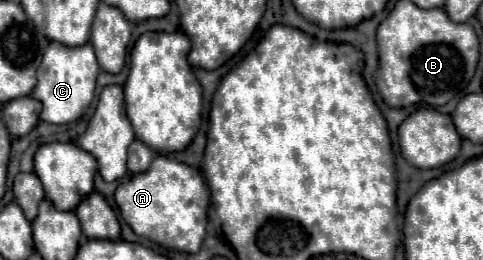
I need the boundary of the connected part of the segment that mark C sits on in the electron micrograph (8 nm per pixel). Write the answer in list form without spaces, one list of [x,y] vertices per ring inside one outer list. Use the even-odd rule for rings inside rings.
[[[50,43],[36,73],[36,79],[38,79],[36,89],[32,91],[32,97],[40,99],[42,103],[40,119],[54,125],[76,121],[94,99],[98,71],[100,69],[90,43],[80,47],[64,47],[60,43]]]

